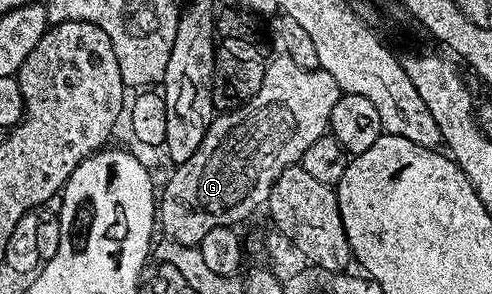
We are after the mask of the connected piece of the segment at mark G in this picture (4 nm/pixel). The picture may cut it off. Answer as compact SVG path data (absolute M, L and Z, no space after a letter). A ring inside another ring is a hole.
M280 53L274 60L270 59L260 91L240 108L217 114L192 157L175 166L175 172L167 181L163 193L161 190L158 201L158 219L161 230L163 227L165 231L163 234L169 240L193 248L199 246L212 229L237 226L258 206L265 206L269 202L275 179L290 165L299 164L305 151L316 143L316 139L325 136L329 130L332 108L341 94L336 79L322 69L300 67L285 53Z

